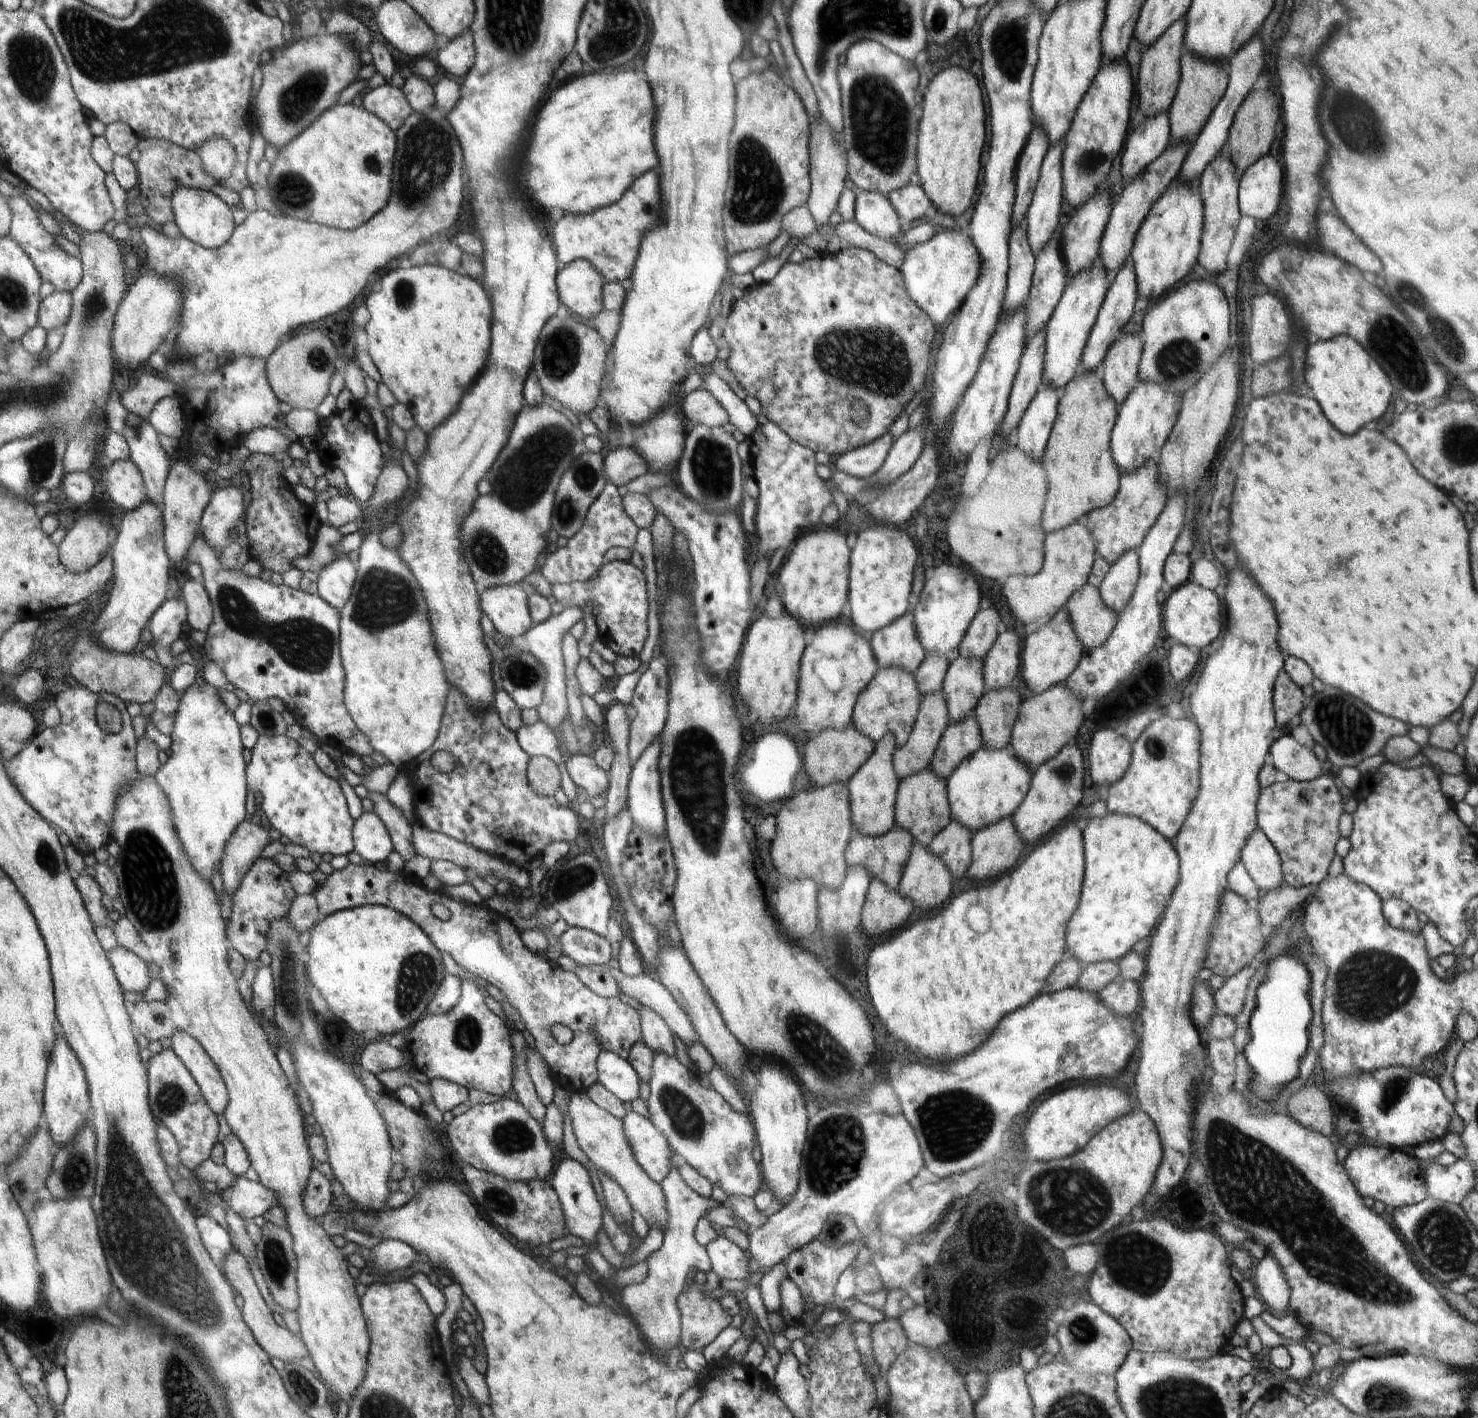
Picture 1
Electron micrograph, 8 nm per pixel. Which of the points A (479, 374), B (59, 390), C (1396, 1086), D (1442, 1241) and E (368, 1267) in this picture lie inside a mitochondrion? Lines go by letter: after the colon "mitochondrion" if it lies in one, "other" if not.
A: other
B: mitochondrion
C: mitochondrion
D: mitochondrion
E: other

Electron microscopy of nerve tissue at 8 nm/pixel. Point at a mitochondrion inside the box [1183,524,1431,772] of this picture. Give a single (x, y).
(1346, 728)

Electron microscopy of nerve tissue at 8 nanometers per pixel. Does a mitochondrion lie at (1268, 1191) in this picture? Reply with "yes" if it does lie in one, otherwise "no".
yes

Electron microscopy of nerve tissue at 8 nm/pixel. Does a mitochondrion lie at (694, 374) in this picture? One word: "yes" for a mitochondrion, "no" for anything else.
no

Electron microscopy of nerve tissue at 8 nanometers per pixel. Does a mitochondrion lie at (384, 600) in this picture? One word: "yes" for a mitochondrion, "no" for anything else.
yes

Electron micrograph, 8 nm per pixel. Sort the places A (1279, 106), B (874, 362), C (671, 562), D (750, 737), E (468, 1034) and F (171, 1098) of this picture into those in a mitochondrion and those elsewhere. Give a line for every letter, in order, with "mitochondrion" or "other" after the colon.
A: other
B: mitochondrion
C: other
D: other
E: mitochondrion
F: mitochondrion

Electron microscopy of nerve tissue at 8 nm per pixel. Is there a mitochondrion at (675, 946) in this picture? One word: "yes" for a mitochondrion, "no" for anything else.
no

